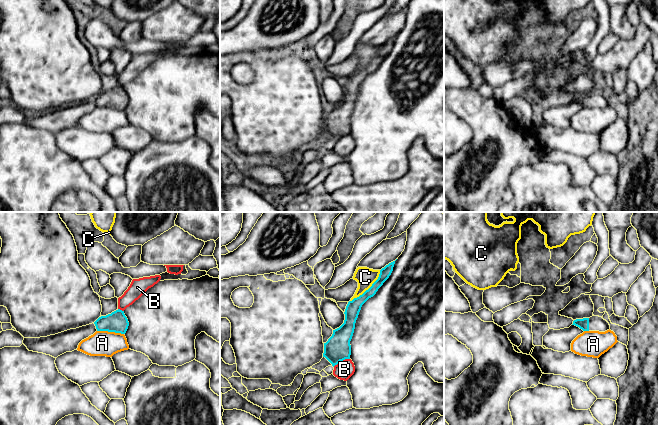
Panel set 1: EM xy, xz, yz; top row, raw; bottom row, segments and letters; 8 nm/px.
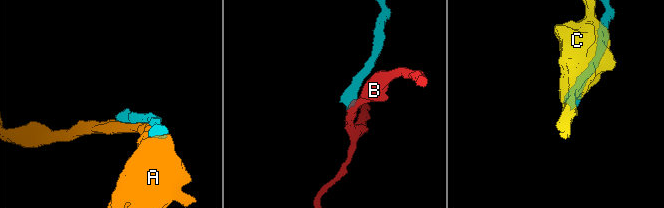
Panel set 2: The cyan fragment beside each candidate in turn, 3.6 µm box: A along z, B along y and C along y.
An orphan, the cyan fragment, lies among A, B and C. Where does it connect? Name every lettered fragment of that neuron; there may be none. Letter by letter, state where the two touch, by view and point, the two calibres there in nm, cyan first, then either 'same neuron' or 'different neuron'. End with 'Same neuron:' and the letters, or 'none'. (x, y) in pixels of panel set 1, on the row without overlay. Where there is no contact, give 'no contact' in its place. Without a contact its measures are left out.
A: contact xy (110, 107); calibres 170 and 200 nm; different neuron
B: contact xz (341, 136); calibres 200 and 150 nm; different neuron
C: contact xz (369, 64); calibres 120 and 150 nm; different neuron
Same neuron: none

